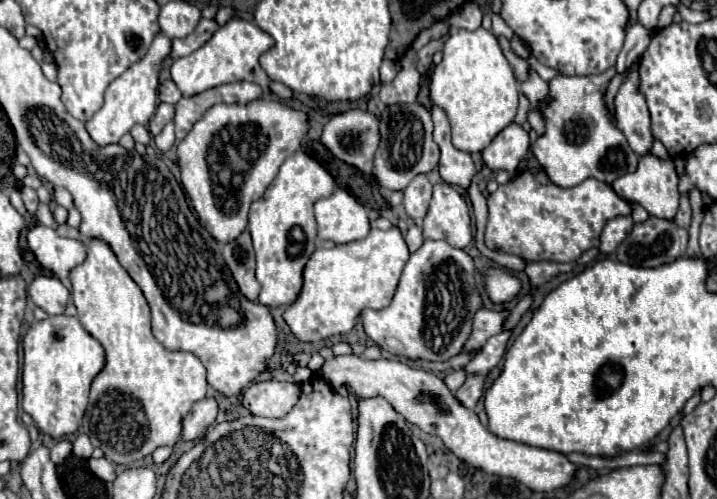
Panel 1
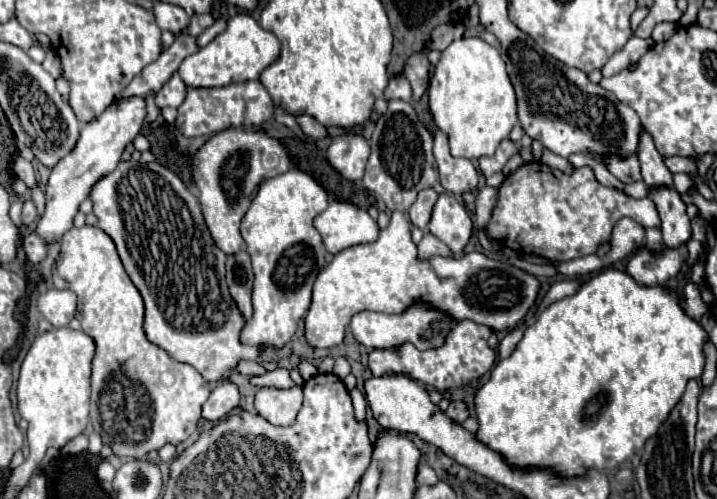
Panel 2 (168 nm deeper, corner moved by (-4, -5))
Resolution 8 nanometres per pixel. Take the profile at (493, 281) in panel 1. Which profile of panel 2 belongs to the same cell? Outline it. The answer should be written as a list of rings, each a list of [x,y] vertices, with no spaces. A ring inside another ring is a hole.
[[[396,210],[390,216],[388,228],[380,230],[380,236],[376,242],[356,244],[356,246],[346,248],[346,250],[338,252],[328,266],[324,266],[320,270],[320,274],[314,282],[312,306],[304,318],[306,338],[316,348],[330,348],[344,340],[346,326],[350,324],[350,318],[354,314],[358,314],[362,310],[402,314],[408,306],[412,306],[416,302],[422,302],[434,310],[448,314],[454,322],[472,320],[476,324],[488,326],[492,332],[512,330],[534,306],[538,290],[540,290],[540,282],[532,274],[526,274],[524,270],[520,270],[504,260],[492,260],[490,256],[486,256],[482,252],[470,252],[470,254],[464,254],[462,258],[434,256],[430,260],[418,260],[416,244],[412,242],[411,223],[408,215]]]

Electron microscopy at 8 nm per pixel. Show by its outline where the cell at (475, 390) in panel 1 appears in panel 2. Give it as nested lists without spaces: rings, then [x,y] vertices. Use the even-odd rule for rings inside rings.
[[[456,400],[456,402],[450,402],[446,414],[448,414],[448,418],[452,418],[452,422],[460,424],[460,422],[464,422],[468,418],[468,408],[466,408],[466,404],[462,400]]]

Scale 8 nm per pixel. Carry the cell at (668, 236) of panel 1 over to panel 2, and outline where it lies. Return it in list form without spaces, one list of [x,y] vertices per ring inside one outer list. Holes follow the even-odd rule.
[[[664,246],[664,252],[660,256],[642,248],[630,258],[626,272],[640,286],[664,286],[668,278],[680,272],[686,258],[688,258],[686,246],[680,246],[676,250],[670,250]]]

